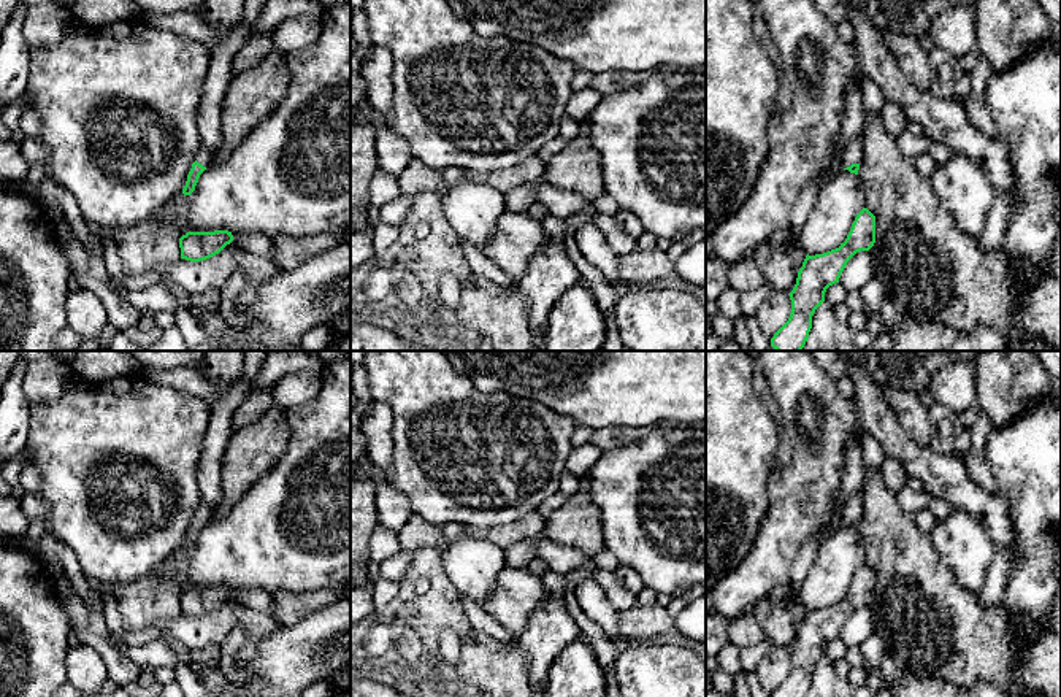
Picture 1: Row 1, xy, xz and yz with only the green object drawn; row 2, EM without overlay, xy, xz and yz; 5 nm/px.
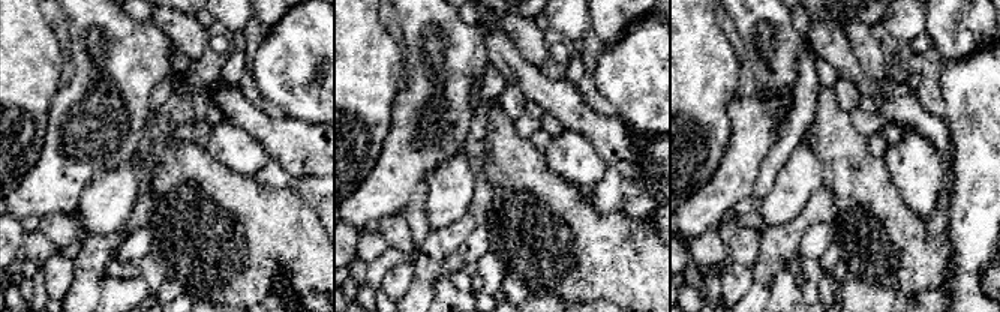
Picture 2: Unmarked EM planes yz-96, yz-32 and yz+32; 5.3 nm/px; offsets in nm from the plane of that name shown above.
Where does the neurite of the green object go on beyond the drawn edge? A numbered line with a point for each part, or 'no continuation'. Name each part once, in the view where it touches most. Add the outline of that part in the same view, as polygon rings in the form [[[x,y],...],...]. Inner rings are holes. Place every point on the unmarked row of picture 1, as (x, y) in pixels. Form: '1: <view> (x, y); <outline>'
1: yz (854, 508); [[[861,487],[855,495],[850,497],[847,505],[844,506],[841,524],[847,524],[852,519],[861,519],[863,502],[864,502],[864,495],[863,495],[863,487]]]

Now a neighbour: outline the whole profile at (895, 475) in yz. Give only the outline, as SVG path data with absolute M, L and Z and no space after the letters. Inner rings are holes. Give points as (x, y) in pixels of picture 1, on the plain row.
M885 457L880 473L887 487L894 494L898 494L907 484L909 473L902 462L894 457Z

